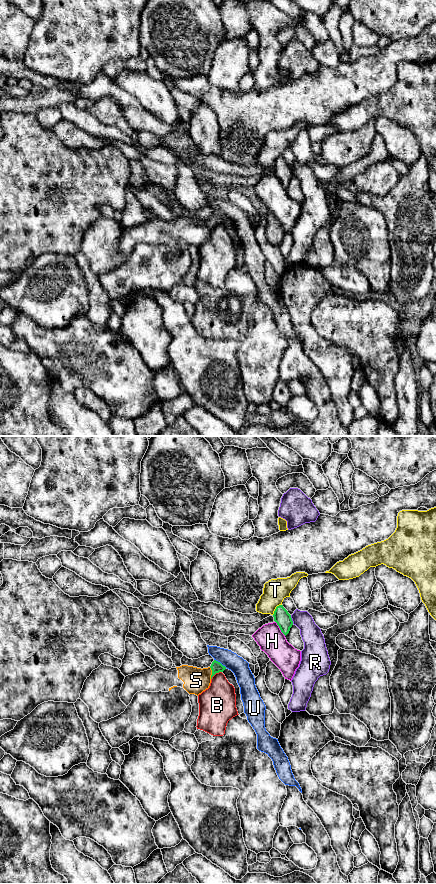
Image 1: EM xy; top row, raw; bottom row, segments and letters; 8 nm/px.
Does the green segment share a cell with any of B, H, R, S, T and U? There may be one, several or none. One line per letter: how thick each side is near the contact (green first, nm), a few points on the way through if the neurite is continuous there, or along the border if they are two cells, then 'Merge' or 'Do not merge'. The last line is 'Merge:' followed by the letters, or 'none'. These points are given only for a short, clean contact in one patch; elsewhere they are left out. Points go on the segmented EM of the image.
B: Thickness 90 nm (green) against 300 nm. Do not merge
H: Thickness 130 nm (green) against 220 nm. Do not merge
R: Thickness 130 nm (green) against 170 nm. Do not merge
S: Thickness 90 nm (green) against 200 nm. Path across: xy (216, 667), (212, 673), (207, 673), (196, 680). Merge
T: Thickness 130 nm (green) against 190 nm. Boundary: xy (281, 604), (276, 607), (272, 614). Do not merge
U: Thickness 90 nm (green) against 140 nm. Boundary: xy (214, 659), (226, 667). Do not merge
Merge: S

